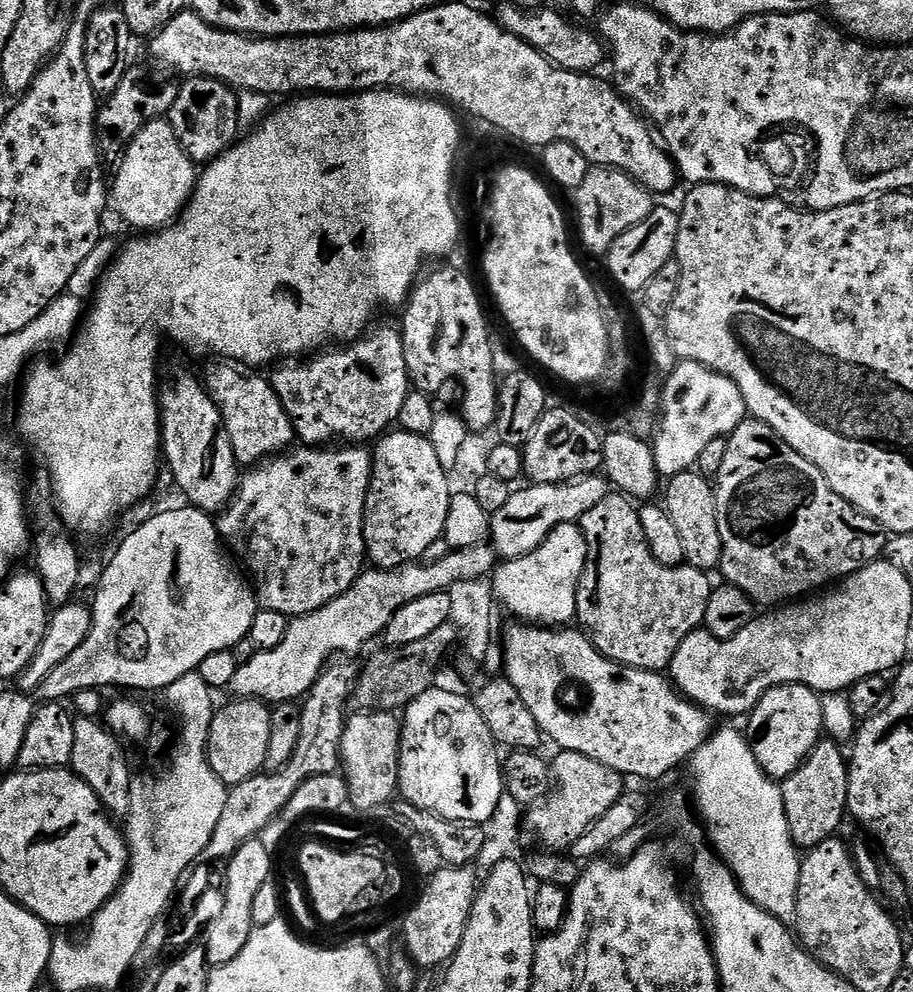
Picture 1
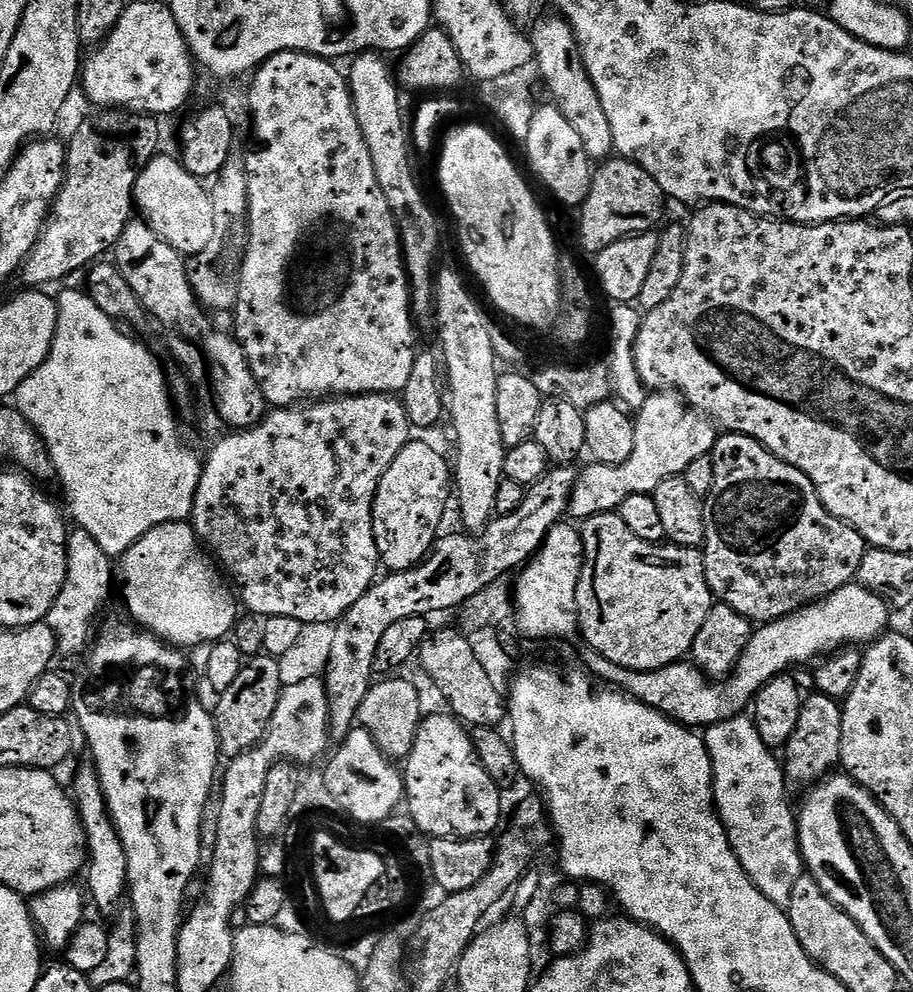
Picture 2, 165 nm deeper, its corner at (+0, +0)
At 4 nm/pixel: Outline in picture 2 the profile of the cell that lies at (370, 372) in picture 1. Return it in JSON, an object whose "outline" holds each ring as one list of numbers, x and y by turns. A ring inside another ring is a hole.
{"outline":[[279,52,265,60,259,68,255,69,251,77,252,85,248,88,248,150,243,153,245,160,246,190,248,191,248,228,249,245,246,246,245,258,240,270,240,289,238,290,237,304,234,309,236,316,236,329,234,335,239,340,245,350,246,361,249,362,250,370,257,379,258,386,265,396,267,403,273,409,291,408,301,402,319,402,325,398,335,398,337,396,368,396,372,392,381,394,403,393,406,382,410,378,410,370,414,370,414,362,418,355,416,348,416,328,412,315,412,292,408,288,408,272,404,268,404,252,400,248,400,231,396,225,394,214,390,210,390,202,386,202,386,194,382,194,382,186,378,186,378,178,374,170,374,162,370,158,370,150,362,138,362,130,358,126,358,118,352,109,352,90,348,87,348,82,343,71,339,72,335,68,331,59,322,56,311,56,309,52]]}

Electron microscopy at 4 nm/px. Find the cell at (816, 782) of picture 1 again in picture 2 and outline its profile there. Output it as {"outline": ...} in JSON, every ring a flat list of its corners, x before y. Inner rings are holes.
{"outline":[[821,694,813,695,803,697,798,714,798,726,794,726,794,734,790,734,786,745,788,761,785,759,782,767,789,789,811,789,825,779,840,763,842,714,844,713,841,701]]}

